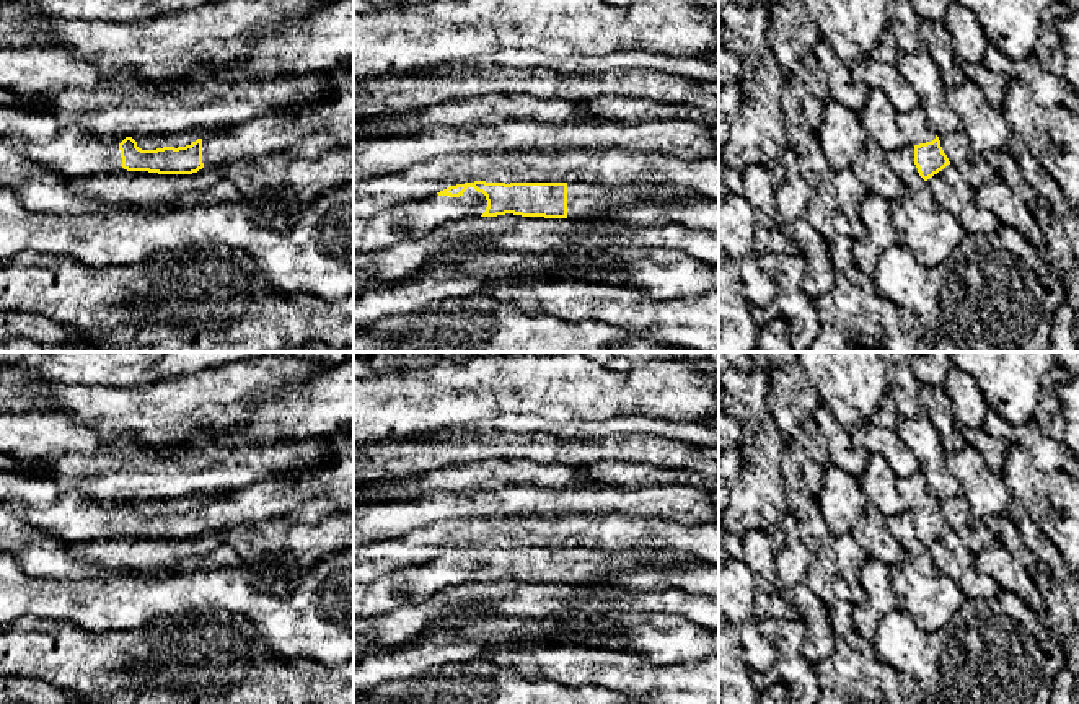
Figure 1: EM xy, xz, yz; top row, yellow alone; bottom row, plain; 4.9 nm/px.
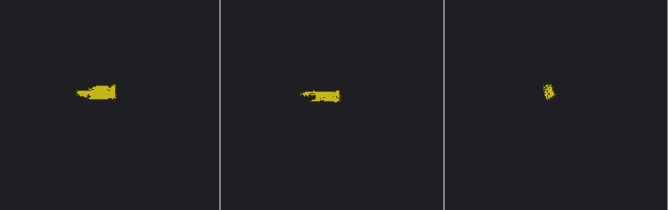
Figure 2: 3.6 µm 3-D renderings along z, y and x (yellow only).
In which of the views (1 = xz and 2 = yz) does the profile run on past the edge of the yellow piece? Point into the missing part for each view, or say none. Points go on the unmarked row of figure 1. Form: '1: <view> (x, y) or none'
1: xz (411, 585)
2: yz (913, 489)

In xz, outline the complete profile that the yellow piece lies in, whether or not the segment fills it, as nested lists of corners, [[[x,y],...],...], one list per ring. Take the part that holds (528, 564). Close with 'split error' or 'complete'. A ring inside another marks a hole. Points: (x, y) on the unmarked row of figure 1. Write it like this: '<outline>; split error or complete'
[[[486,548],[450,551],[424,565],[388,572],[375,582],[354,587],[354,619],[386,614],[399,606],[429,601],[445,587],[471,580],[505,579],[544,583],[588,583],[618,577],[639,567],[696,562],[672,551],[603,552],[584,548]]]; split error

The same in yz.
[[[921,471],[909,477],[896,477],[896,489],[903,495],[906,508],[914,512],[914,530],[924,546],[950,530],[939,502],[926,487]]]; split error

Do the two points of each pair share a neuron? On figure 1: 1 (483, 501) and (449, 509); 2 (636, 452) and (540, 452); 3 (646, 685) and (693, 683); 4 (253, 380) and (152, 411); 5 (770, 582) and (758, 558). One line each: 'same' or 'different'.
1: same
2: same
3: same
4: same
5: same

